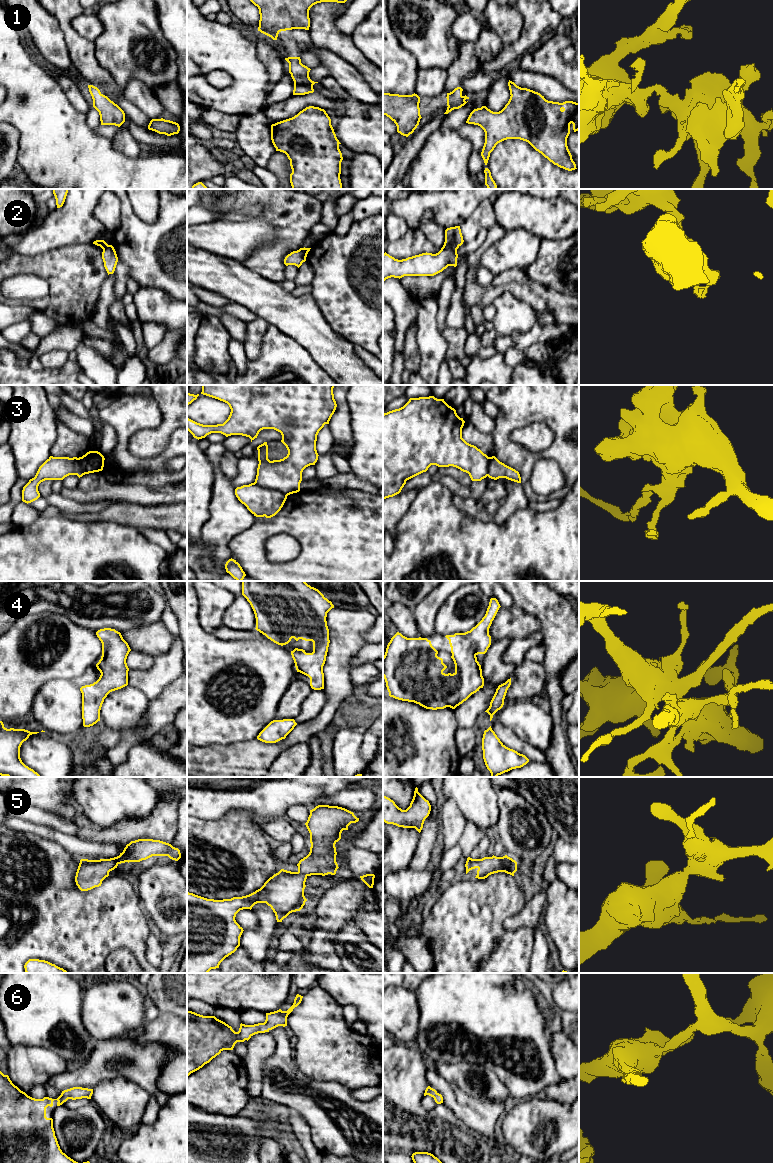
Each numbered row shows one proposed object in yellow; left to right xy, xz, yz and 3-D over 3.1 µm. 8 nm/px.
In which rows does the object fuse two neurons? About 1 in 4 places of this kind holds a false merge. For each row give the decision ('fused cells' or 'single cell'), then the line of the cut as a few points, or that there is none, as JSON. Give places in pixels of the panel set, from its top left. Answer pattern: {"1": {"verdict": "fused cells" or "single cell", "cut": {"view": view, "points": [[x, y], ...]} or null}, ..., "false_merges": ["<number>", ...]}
{"1": {"verdict": "single cell", "cut": null}, "2": {"verdict": "fused cells", "cut": {"view": "yz", "points": [[443, 245], [456, 252]]}}, "3": {"verdict": "fused cells", "cut": {"view": "xz", "points": [[254, 482], [266, 488], [279, 490], [287, 495]]}}, "4": {"verdict": "single cell", "cut": null}, "5": {"verdict": "single cell", "cut": null}, "6": {"verdict": "single cell", "cut": null}, "false_merges": ["2", "3"]}

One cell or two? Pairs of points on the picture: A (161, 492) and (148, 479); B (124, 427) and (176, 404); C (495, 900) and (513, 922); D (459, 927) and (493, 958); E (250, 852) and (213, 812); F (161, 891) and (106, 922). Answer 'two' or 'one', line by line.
A: two
B: two
C: two
D: one
E: two
F: two

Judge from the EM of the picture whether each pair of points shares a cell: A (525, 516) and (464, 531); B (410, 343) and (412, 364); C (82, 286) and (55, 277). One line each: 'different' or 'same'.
A: same
B: same
C: same

